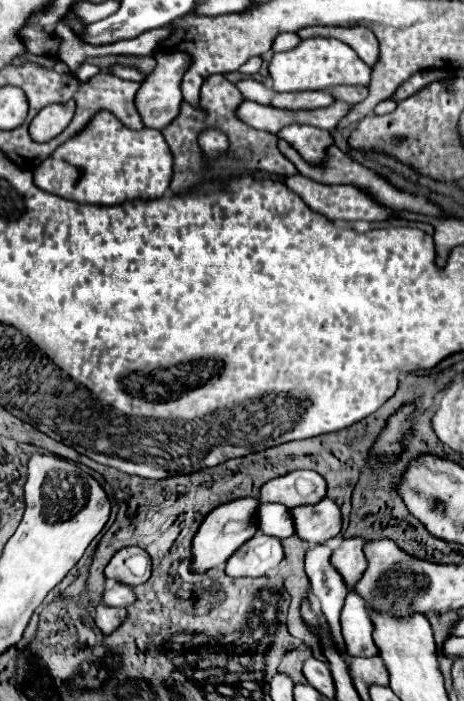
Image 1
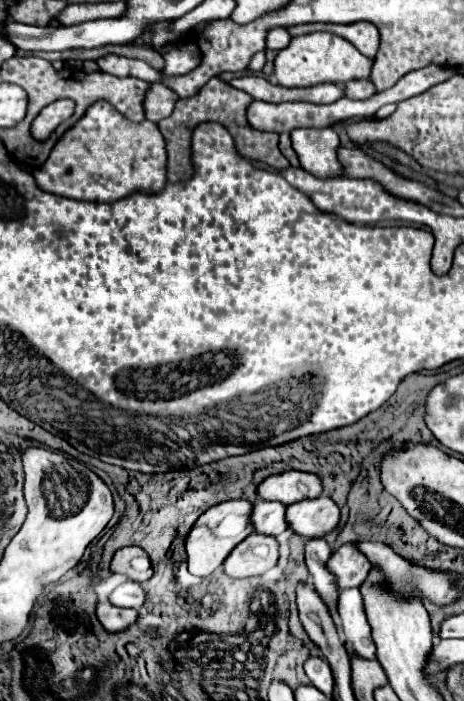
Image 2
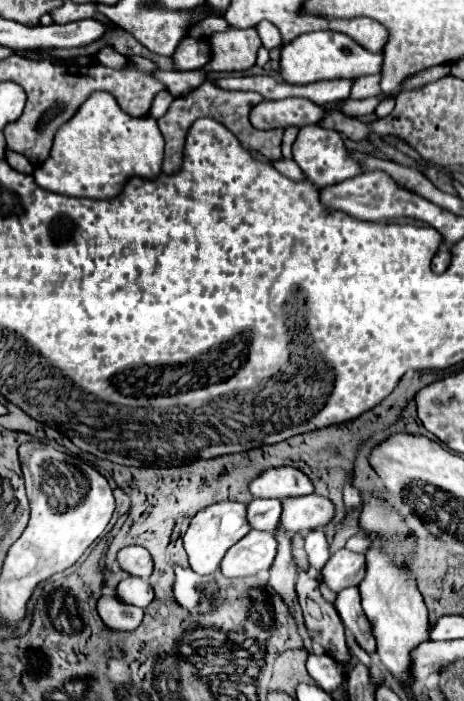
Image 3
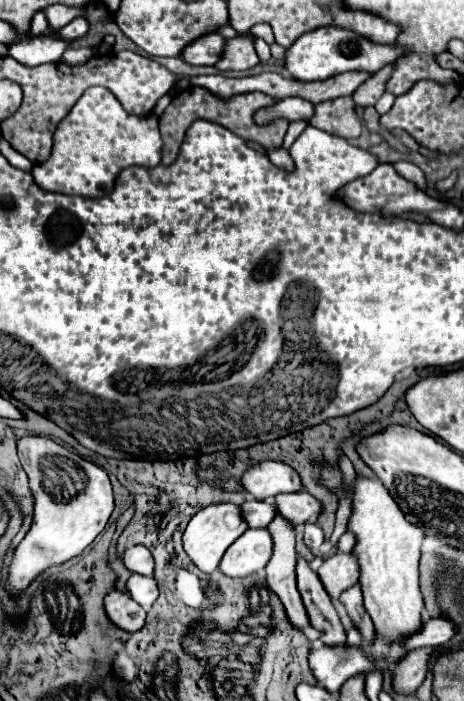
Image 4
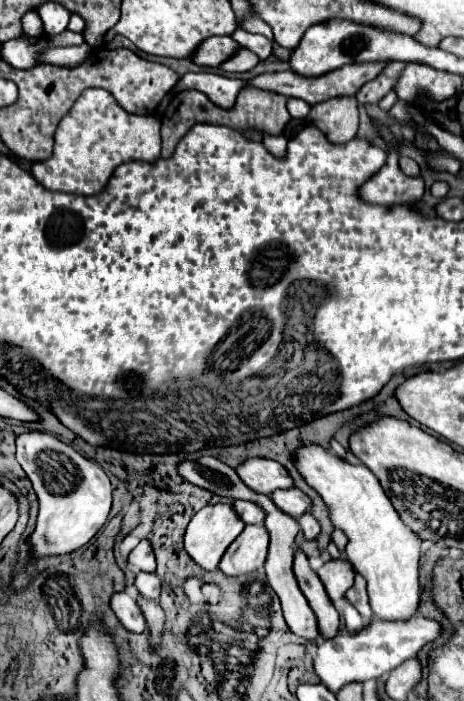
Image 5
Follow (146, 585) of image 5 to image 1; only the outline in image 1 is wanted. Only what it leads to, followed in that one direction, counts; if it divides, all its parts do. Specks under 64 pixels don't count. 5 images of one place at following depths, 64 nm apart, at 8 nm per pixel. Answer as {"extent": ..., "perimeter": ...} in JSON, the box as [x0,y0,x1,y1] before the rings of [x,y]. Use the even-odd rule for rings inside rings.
{"extent":[102,584,136,606],"perimeter":[[[116,584],[112,590],[106,590],[102,594],[102,602],[108,606],[128,606],[136,602],[136,594],[132,592],[132,586]]]}

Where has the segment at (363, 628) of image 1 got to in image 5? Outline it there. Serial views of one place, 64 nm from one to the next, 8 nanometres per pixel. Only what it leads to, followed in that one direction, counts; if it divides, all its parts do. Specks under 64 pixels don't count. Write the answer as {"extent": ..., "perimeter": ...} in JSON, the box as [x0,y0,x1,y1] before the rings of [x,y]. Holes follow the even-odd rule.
{"extent":[346,570,372,622],"perimeter":[[[354,570],[354,574],[356,574],[356,580],[354,580],[354,586],[346,592],[346,598],[358,608],[364,622],[372,622],[372,610],[370,610],[370,602],[368,602],[368,594],[366,594],[366,580],[360,572]]]}

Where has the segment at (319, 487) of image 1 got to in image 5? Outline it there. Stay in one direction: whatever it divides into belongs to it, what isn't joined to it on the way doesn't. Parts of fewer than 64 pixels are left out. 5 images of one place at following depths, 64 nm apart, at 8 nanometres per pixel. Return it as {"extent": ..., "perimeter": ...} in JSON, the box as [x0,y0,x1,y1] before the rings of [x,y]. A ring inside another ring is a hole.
{"extent":[236,458,292,496],"perimeter":[[[250,458],[236,468],[236,474],[240,480],[250,486],[254,492],[270,496],[276,488],[290,488],[292,478],[288,476],[286,468],[282,464],[276,464],[274,460],[264,458]]]}

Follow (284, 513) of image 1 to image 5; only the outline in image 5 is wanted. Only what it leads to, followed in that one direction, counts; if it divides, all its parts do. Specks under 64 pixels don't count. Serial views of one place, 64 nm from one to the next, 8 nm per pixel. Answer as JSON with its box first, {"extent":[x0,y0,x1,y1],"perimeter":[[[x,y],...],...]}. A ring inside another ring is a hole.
{"extent":[234,500,264,524],"perimeter":[[[234,500],[234,510],[236,514],[242,518],[242,522],[246,524],[262,524],[264,522],[264,512],[260,512],[260,508],[256,508],[256,504],[250,504],[246,500]]]}

